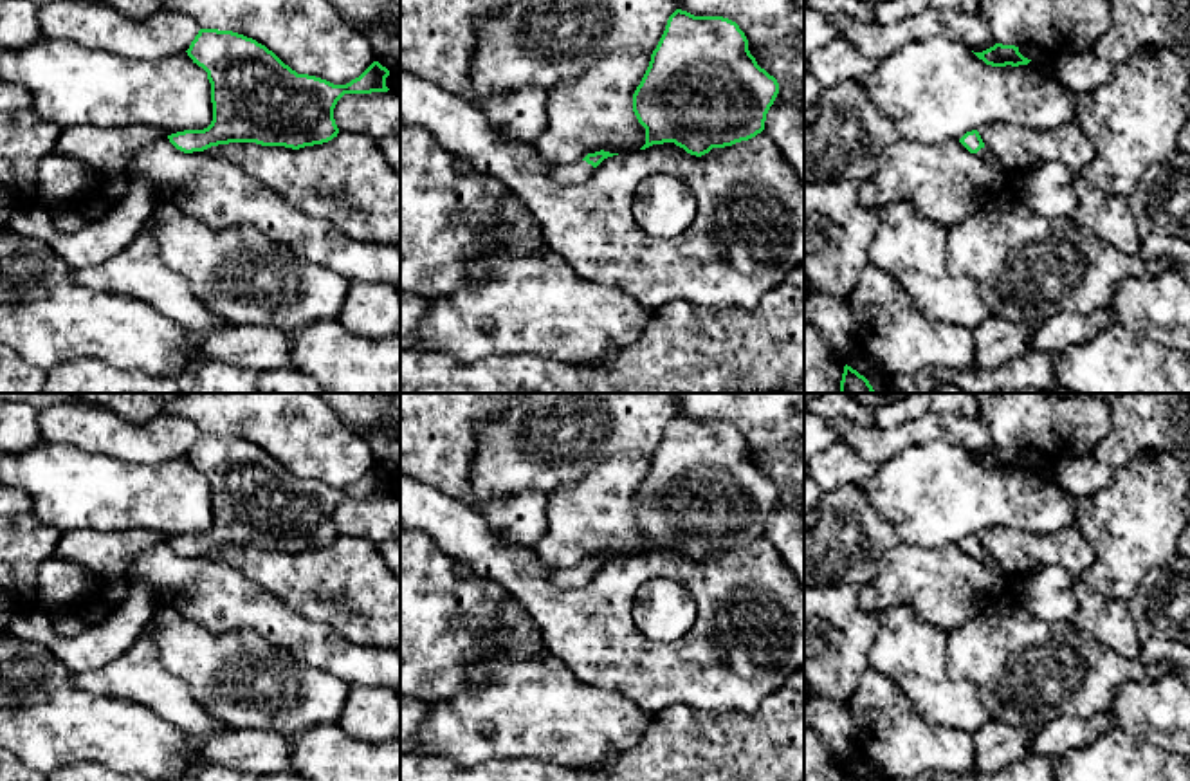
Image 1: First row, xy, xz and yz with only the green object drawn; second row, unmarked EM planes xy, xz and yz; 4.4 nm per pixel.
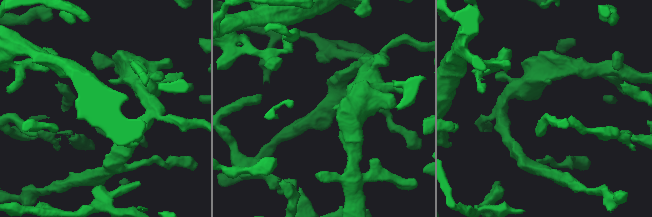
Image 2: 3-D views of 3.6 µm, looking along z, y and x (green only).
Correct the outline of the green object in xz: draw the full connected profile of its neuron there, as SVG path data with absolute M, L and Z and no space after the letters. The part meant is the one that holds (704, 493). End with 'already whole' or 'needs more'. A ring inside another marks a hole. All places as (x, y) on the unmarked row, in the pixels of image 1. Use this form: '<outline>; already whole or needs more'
M676 413L633 498L633 516L645 532L645 548L640 554L674 547L701 561L712 552L748 545L764 534L766 518L777 498L777 483L757 469L736 426Z; already whole

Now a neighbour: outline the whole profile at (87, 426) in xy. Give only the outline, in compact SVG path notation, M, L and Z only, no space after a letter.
M58 404L38 411L43 440L105 453L130 464L159 464L186 456L200 435L184 417L160 415L132 424L96 404Z

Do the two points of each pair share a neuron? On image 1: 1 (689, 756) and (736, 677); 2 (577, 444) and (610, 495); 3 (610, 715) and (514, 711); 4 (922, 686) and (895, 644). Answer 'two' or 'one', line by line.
1: two
2: two
3: one
4: one

